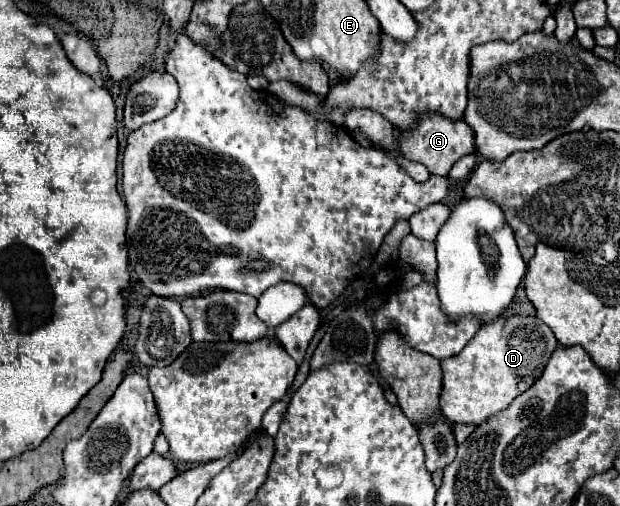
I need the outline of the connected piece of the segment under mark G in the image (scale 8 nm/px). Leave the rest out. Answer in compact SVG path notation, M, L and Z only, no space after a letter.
M440 115L422 117L412 133L400 131L398 141L400 141L400 151L404 153L406 159L426 165L426 169L434 175L448 175L450 167L458 159L462 159L468 153L474 153L474 149L476 149L474 147L474 133L464 121L452 121L452 119L440 117Z

